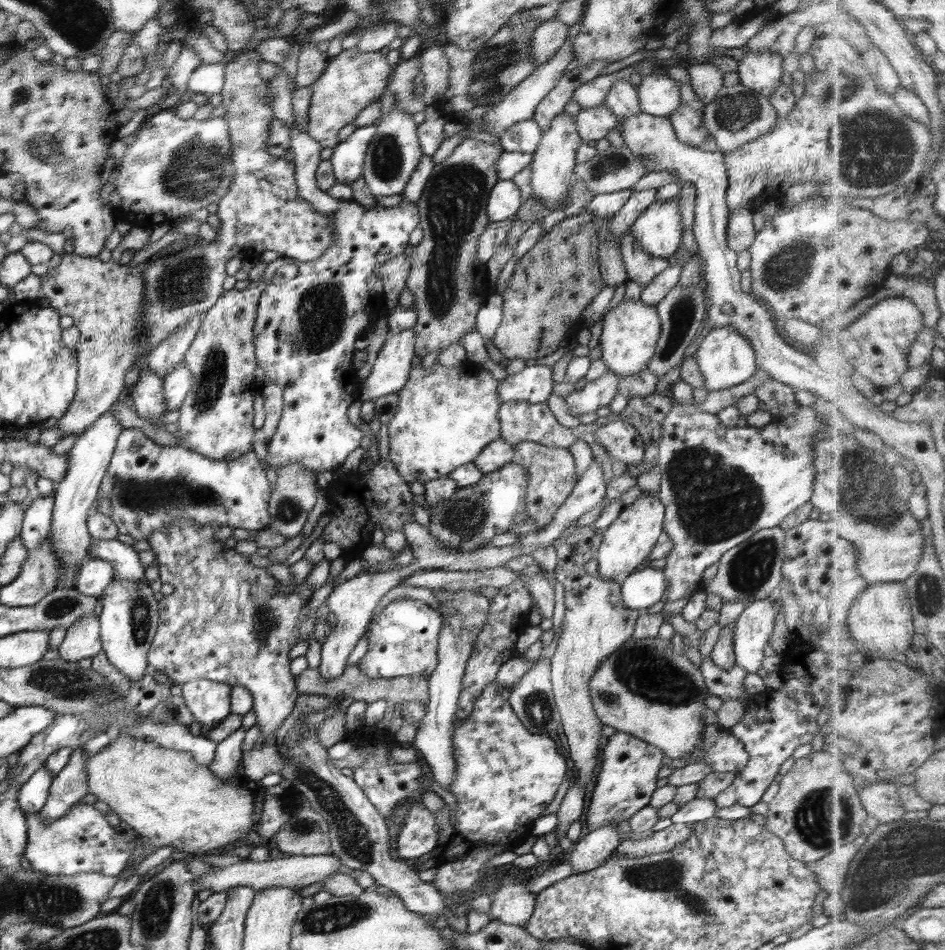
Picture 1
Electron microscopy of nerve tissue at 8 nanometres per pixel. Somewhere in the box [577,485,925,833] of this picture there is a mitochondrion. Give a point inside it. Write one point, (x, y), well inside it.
(645, 670)

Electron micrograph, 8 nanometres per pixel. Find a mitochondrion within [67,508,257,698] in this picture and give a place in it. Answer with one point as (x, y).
(140, 611)

